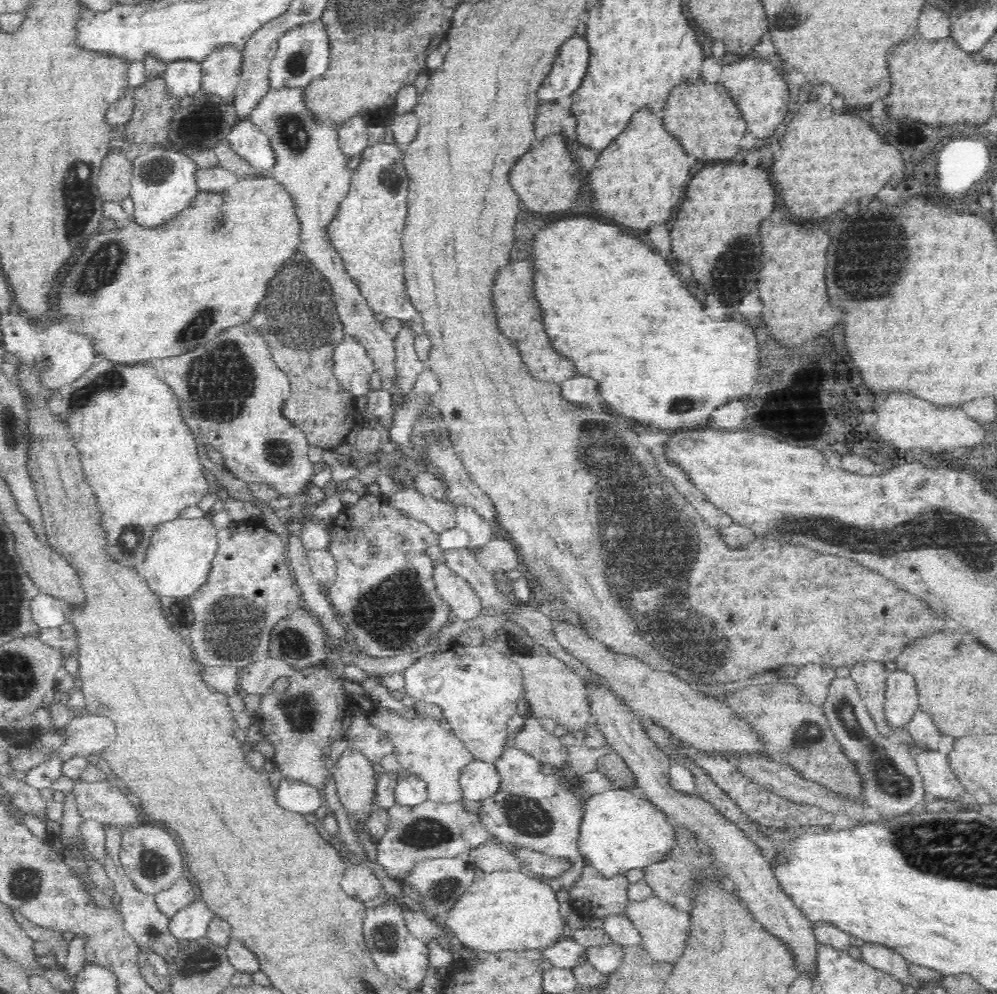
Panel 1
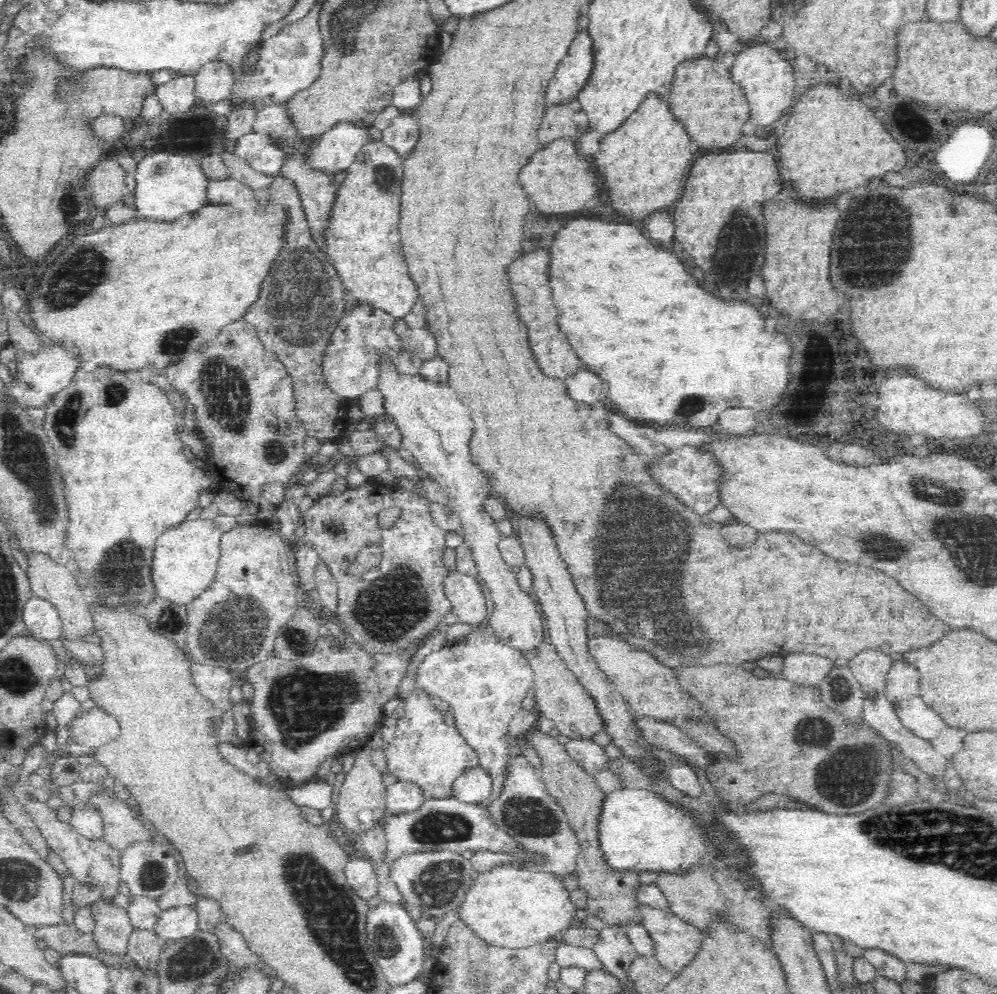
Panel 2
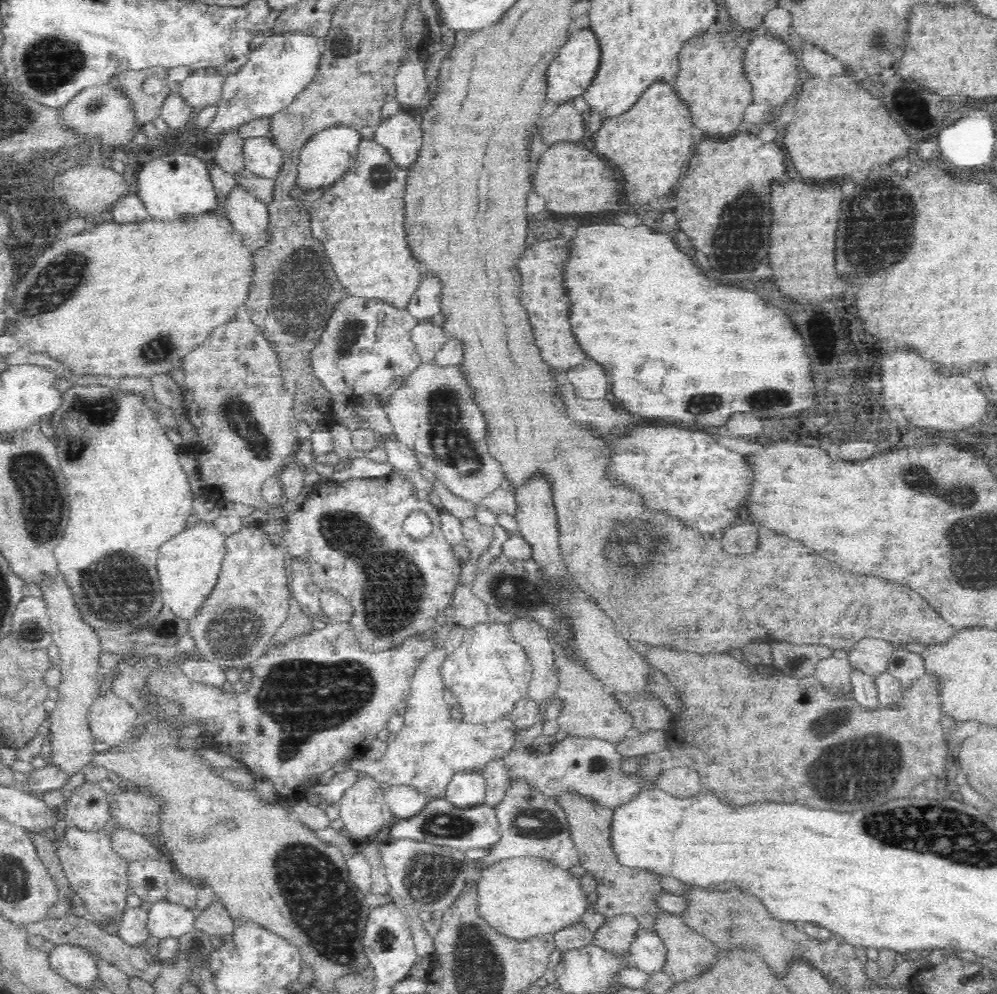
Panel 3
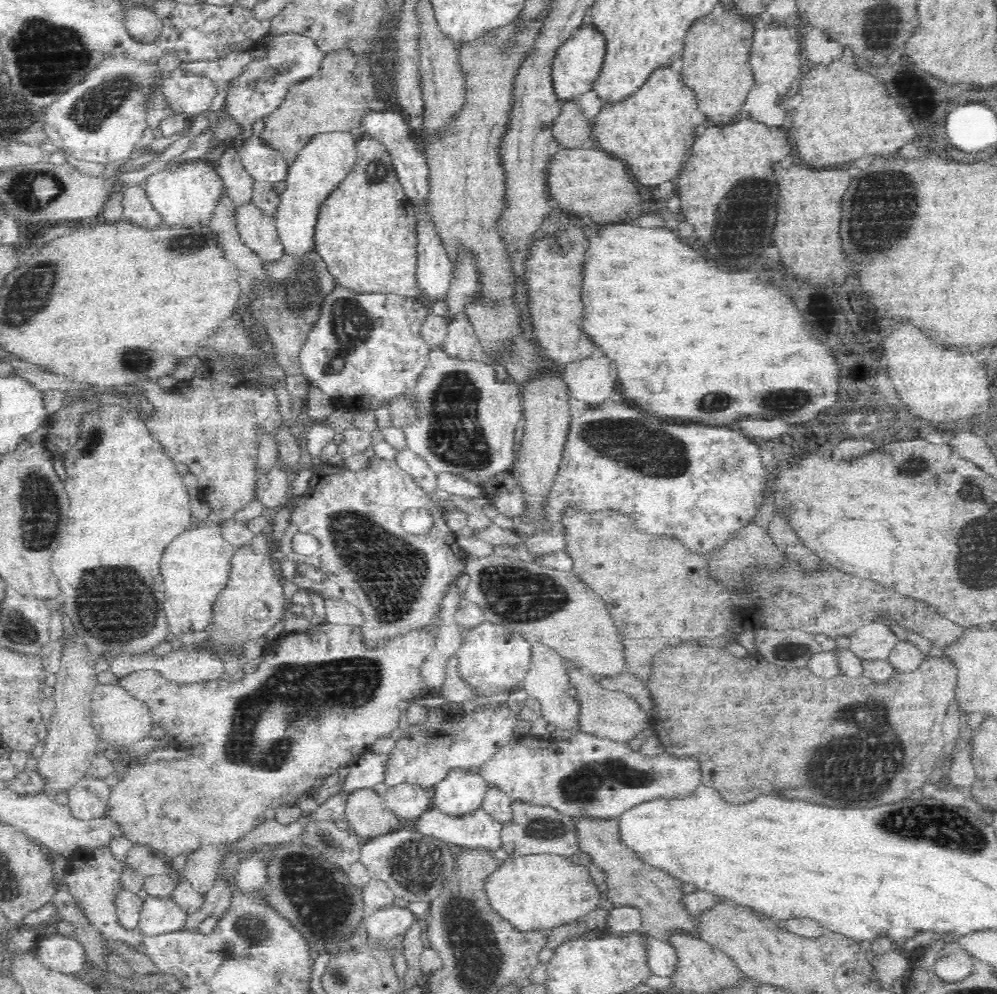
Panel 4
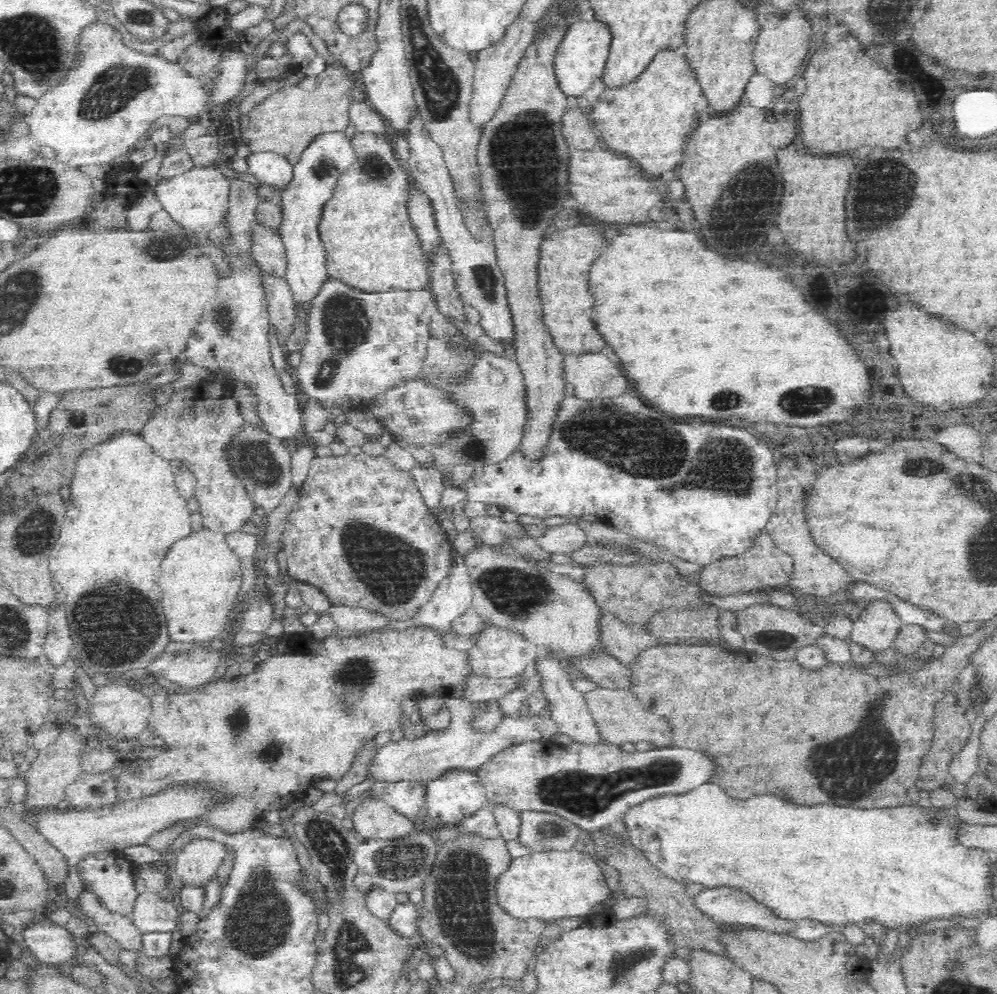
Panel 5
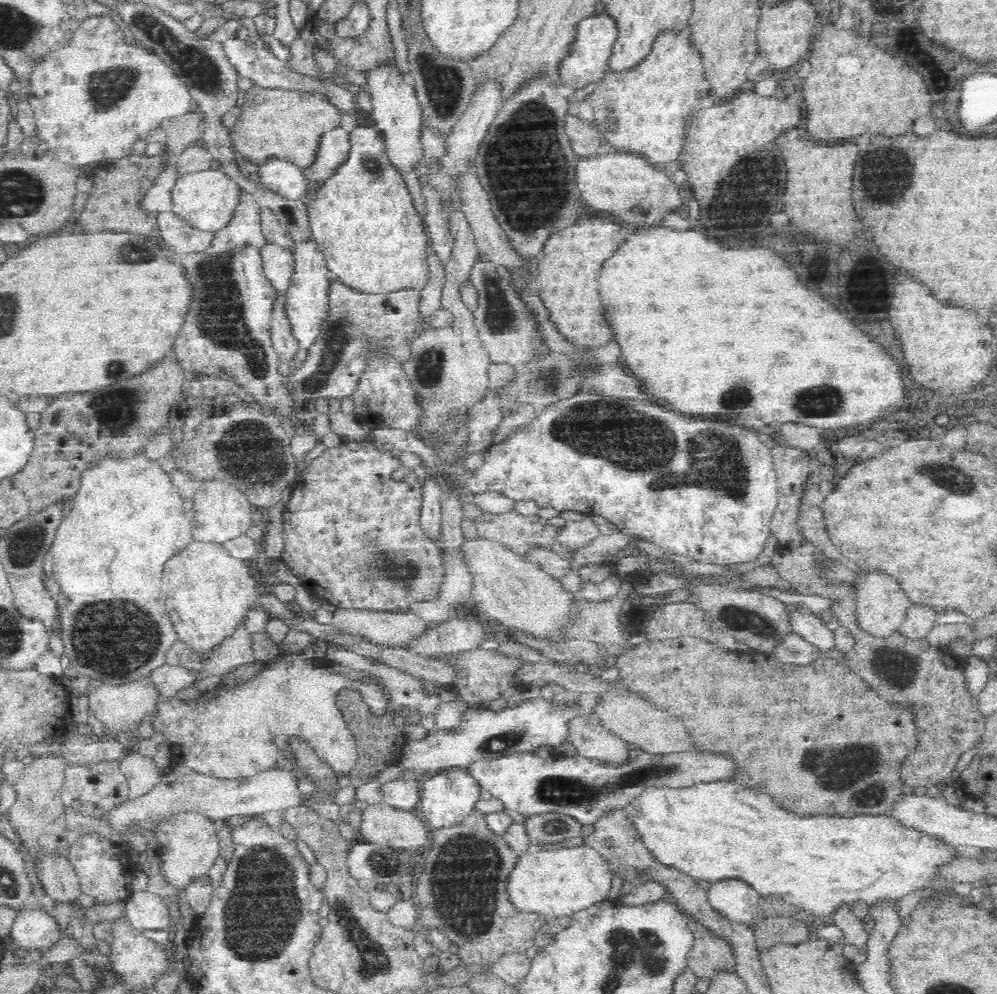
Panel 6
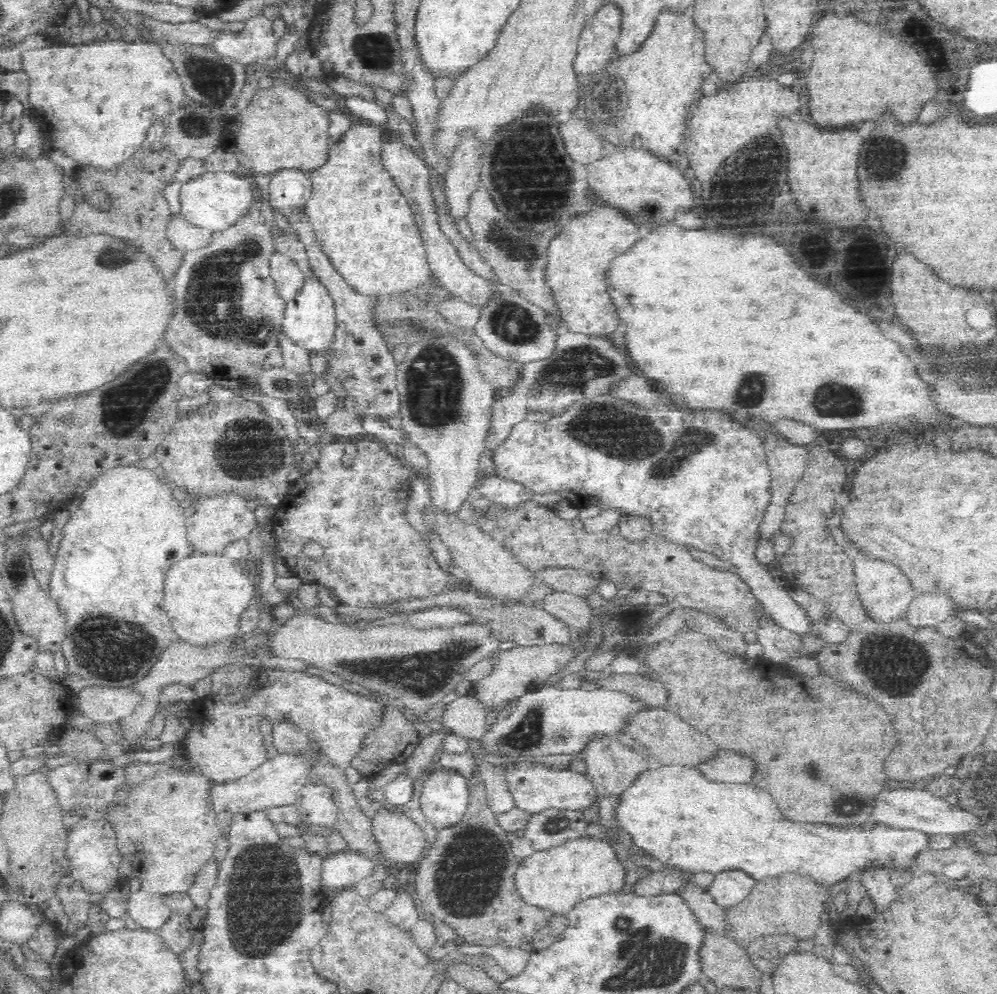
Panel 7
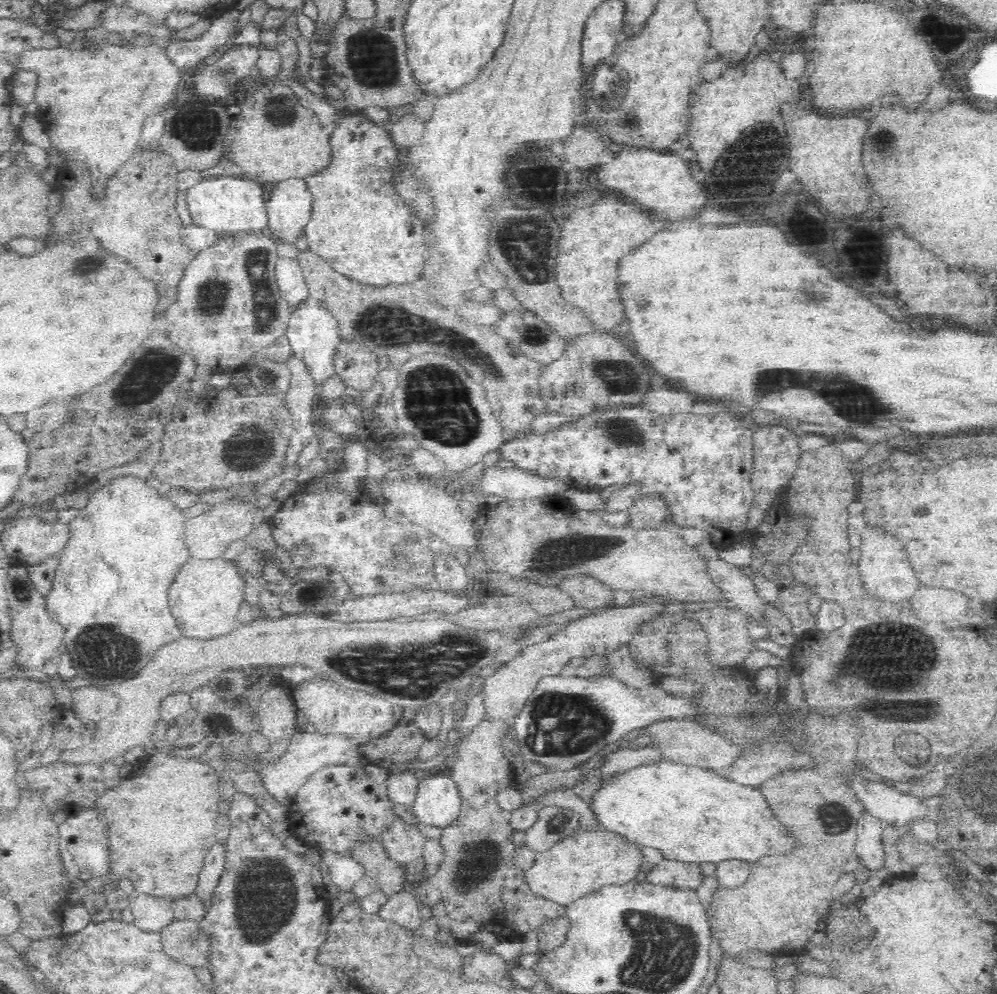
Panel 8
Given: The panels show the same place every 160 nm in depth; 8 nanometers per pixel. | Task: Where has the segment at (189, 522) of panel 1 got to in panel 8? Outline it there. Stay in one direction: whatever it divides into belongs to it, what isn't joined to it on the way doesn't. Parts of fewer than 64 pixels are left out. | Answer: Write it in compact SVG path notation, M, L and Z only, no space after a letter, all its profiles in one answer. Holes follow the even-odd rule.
M190 560L182 566L170 588L170 608L188 638L216 638L236 630L240 602L244 600L244 580L238 568L228 560Z

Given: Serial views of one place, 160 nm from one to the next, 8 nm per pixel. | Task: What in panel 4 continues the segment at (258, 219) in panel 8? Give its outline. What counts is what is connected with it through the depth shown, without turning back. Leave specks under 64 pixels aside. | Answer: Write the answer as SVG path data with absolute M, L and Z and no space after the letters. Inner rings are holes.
M202 160L184 162L180 166L170 166L146 179L143 184L154 208L164 217L168 226L193 230L209 224L220 196L225 192L225 184L215 168Z

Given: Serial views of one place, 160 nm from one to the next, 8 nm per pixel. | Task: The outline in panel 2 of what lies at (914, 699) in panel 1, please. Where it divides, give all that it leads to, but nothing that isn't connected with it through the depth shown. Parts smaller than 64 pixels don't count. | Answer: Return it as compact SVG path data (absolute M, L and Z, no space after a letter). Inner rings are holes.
M906 659L894 660L885 680L885 695L892 703L919 694L922 676L917 666L912 666Z

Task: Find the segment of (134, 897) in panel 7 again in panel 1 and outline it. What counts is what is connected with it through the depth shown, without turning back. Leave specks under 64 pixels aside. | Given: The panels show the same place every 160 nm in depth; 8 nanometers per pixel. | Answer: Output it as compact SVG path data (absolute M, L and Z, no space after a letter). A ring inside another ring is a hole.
M194 901L170 918L168 929L179 942L206 937L208 924L214 914L204 901Z

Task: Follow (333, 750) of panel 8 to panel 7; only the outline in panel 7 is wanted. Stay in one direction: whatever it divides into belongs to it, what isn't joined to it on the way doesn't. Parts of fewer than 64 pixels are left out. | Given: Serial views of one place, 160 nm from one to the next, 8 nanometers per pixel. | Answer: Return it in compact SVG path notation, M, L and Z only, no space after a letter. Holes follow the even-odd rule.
M311 741L307 751L303 753L278 754L278 756L266 760L264 764L260 764L254 772L250 772L248 776L244 776L240 780L216 784L212 788L212 802L216 804L216 812L220 812L224 808L228 808L232 812L248 812L248 808L260 810L260 808L271 807L272 805L294 804L298 798L298 791L310 780L312 768L320 760L325 759L328 758L322 752L320 743Z

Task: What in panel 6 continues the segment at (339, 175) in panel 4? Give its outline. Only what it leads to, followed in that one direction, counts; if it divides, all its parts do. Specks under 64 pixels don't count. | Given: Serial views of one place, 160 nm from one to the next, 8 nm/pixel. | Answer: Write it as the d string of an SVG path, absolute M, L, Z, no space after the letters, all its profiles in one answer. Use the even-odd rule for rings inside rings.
M340 125L321 136L316 162L305 170L308 179L310 179L310 192L308 192L305 201L313 197L313 190L317 187L317 184L324 177L331 175L336 166L347 159L350 145L350 133ZM312 240L304 244L296 244L294 248L294 274L290 288L284 295L284 312L291 326L292 334L299 342L300 348L309 349L314 346L318 336L322 334L324 322L330 316L330 278L327 276L327 264L319 246Z

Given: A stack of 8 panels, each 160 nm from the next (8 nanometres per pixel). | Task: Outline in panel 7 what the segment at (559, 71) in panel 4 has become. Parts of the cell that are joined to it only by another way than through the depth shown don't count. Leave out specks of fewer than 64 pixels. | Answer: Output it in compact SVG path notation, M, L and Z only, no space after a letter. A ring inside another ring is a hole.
M606 4L596 16L588 18L579 36L574 69L579 75L595 74L608 66L616 52L622 26L622 12L616 4Z

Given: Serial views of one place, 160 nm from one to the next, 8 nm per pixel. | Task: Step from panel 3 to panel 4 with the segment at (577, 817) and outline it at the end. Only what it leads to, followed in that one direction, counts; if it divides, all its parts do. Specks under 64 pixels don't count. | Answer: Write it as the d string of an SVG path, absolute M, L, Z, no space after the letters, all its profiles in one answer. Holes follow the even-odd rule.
M578 818L575 820L578 829L579 850L587 853L591 862L606 874L605 895L615 907L632 905L642 912L642 926L646 935L669 943L675 935L690 935L701 938L698 915L690 913L682 903L685 894L682 882L670 876L665 870L648 864L636 851L624 844L620 837L617 819Z

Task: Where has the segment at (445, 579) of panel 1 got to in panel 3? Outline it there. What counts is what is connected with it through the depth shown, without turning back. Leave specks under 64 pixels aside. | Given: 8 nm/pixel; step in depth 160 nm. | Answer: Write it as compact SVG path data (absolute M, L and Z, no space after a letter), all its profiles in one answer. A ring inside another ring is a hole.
M472 583L466 586L458 584L449 608L449 613L454 618L456 625L466 629L482 624L489 618L486 604L472 594L472 585Z

